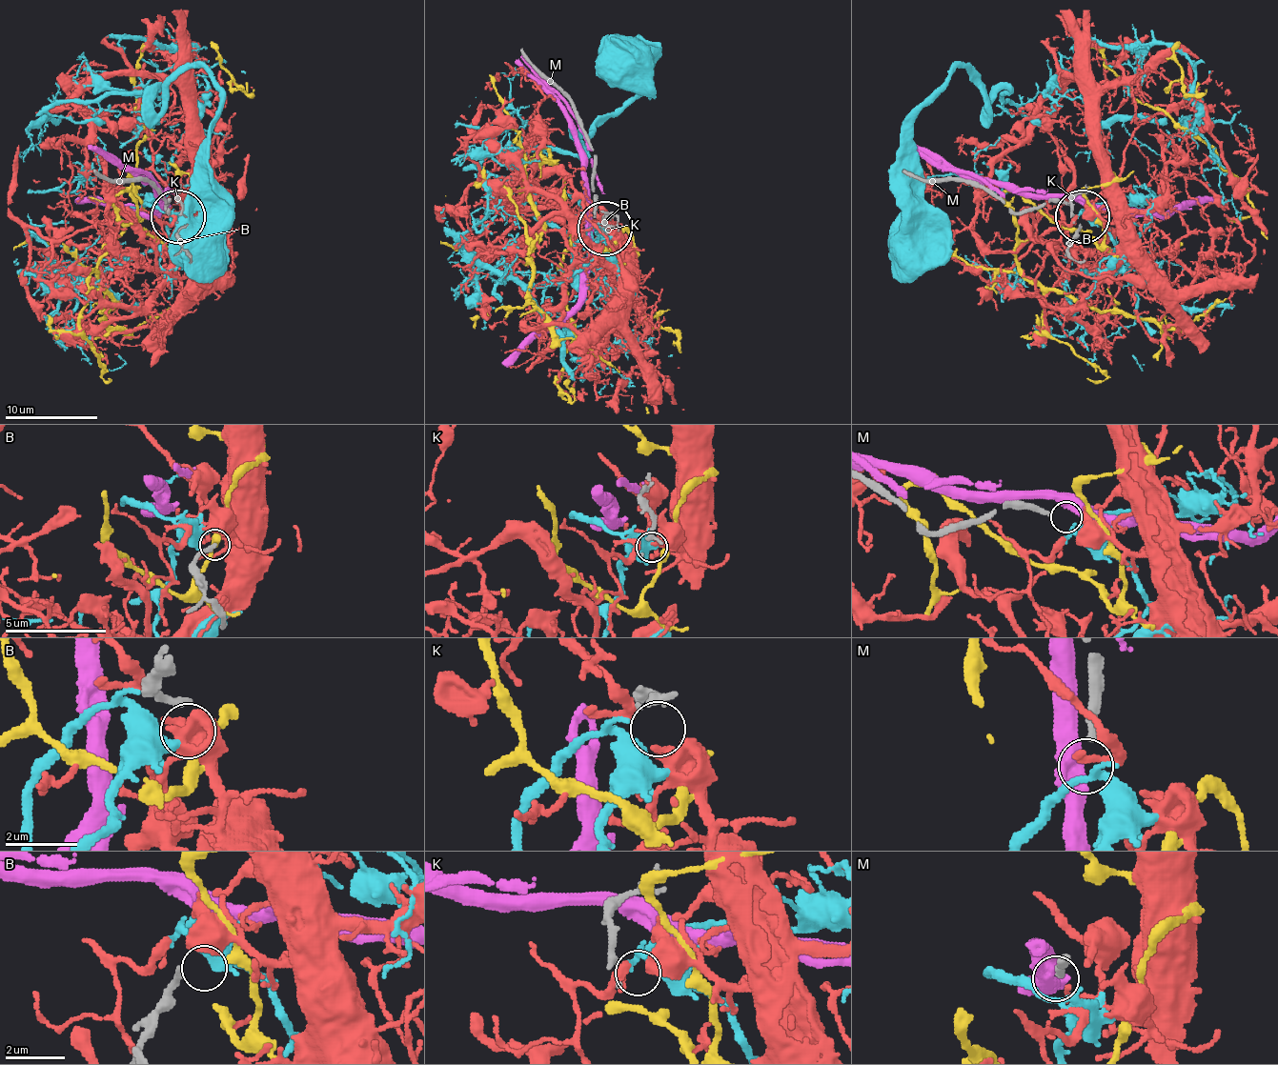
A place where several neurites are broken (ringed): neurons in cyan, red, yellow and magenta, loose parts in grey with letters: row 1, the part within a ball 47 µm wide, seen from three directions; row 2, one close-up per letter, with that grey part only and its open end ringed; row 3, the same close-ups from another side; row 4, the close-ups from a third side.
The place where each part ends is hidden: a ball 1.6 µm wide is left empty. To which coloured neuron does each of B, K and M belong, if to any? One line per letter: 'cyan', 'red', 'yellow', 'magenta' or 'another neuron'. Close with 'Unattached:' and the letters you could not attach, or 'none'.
B: yellow
K: red
M: another neuron
Unattached: M

